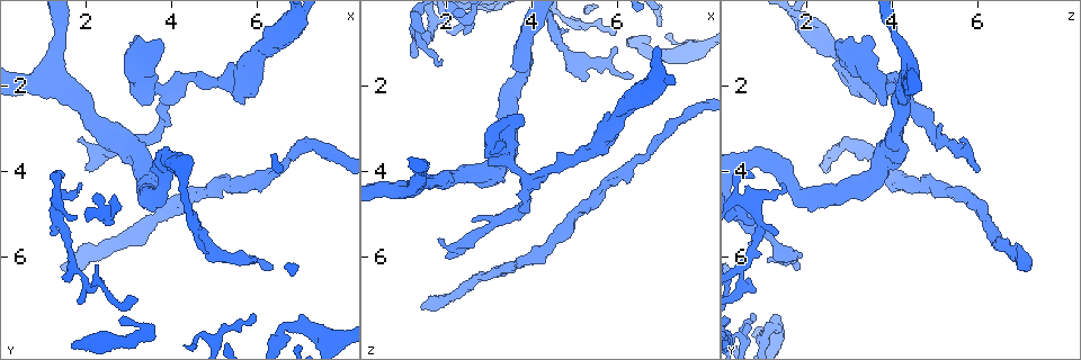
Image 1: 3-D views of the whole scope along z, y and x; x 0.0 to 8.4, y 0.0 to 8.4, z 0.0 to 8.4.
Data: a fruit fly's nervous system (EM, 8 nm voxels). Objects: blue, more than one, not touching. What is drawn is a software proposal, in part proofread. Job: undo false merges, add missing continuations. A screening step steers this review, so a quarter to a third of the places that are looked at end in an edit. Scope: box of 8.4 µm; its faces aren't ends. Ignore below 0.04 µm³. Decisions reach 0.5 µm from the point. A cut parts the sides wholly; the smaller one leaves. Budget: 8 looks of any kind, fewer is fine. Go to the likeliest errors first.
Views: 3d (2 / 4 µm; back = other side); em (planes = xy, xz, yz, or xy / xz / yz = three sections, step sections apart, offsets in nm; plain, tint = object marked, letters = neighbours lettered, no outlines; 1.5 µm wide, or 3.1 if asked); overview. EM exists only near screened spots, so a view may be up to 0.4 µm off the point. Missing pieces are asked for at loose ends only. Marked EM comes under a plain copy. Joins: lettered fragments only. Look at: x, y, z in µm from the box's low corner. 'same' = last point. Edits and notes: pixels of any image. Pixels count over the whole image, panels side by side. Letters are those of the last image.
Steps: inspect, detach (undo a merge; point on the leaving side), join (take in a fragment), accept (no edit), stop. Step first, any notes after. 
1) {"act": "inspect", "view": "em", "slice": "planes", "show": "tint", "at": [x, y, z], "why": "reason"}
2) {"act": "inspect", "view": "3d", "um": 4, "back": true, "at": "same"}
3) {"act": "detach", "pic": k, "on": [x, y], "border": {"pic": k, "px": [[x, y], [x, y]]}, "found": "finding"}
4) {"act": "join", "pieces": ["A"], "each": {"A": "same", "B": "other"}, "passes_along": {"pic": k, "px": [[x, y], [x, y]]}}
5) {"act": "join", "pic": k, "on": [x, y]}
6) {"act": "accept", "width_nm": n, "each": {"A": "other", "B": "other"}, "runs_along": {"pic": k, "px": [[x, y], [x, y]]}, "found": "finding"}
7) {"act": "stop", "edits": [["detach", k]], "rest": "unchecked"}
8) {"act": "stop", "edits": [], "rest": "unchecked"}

{"act": "inspect", "view": "3d", "um": 2, "at": [2.05, 4.05, 5.90], "why": "free end"}

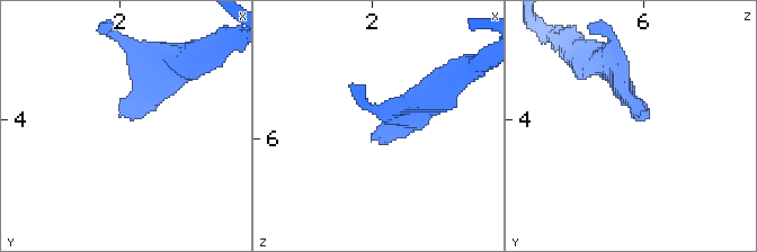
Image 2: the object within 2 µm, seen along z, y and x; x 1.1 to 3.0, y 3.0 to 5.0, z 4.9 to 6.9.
{"act": "inspect", "view": "em", "slice": "planes", "show": "letters", "at": [2.08, 4.02, 5.92]}

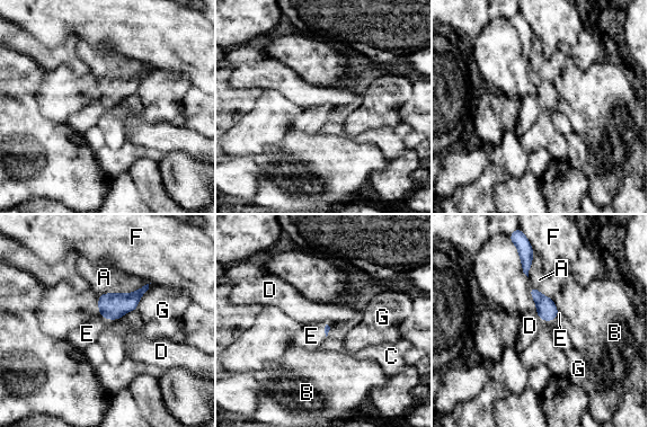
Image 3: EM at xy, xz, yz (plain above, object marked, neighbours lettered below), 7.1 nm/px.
{"act": "join", "pieces": ["E"], "each": {"A": "other", "B": "other", "C": "other", "D": "other", "E": "same", "F": "other", "G": "other"}, "passes_along": {"pic": 3, "px": [[546, 308], [551, 319], [543, 323]]}, "found": "the neuron continues"}

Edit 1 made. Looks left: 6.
{"act": "inspect", "view": "overview", "why": "redraw"}

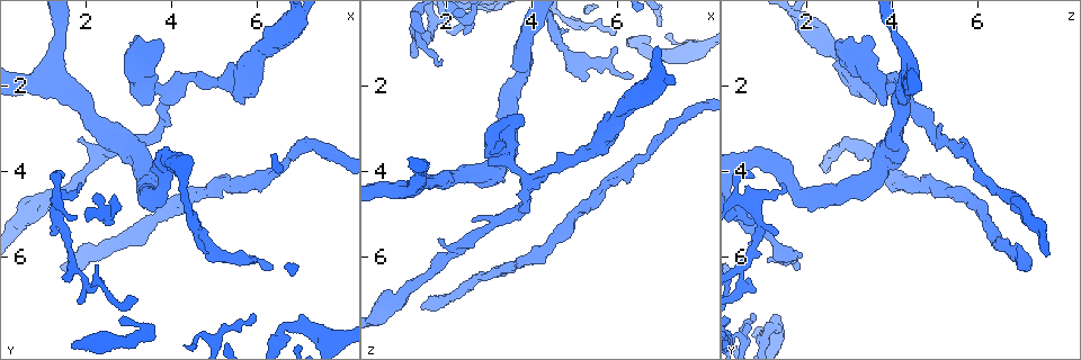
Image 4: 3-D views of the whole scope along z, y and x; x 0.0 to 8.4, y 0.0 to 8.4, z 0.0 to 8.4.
{"act": "inspect", "view": "3d", "um": 2, "at": [3.80, 1.10, 2.75], "why": "an open end"}

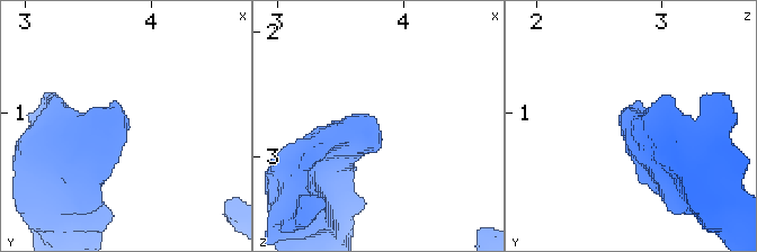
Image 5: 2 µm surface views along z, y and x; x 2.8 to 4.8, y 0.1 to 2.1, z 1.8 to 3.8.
{"act": "inspect", "view": "em", "slice": "xy", "step": 8, "show": "letters", "at": [3.80, 1.02, 2.76], "why": "shape alone is not enough"}

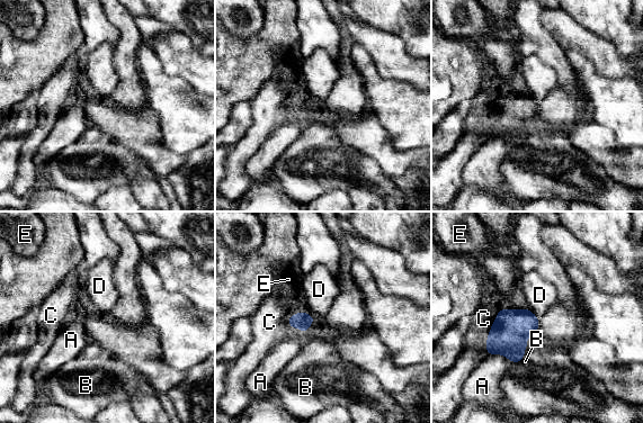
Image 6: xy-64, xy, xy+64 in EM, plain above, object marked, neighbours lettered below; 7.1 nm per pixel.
{"act": "inspect", "view": "em", "slice": "planes", "show": "letters", "at": "same", "why": "another direction"}

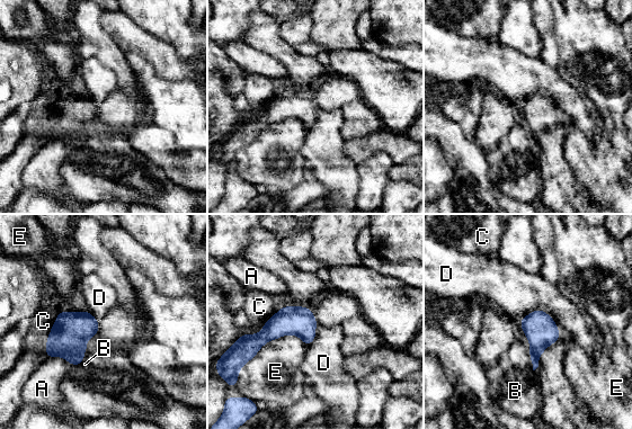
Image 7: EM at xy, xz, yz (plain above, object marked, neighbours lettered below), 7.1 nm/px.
{"act": "accept", "each": {"A": "other", "B": "other", "C": "other", "D": "other", "E": "other"}, "border": {"pic": 7, "px": [[518, 321], [542, 310], [558, 328]]}, "found": "none of them fits"}

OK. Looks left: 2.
{"act": "inspect", "view": "em", "slice": "xz", "step": 4, "show": "tint", "at": [6.80, 7.65, 1.20], "why": "sharp bend"}

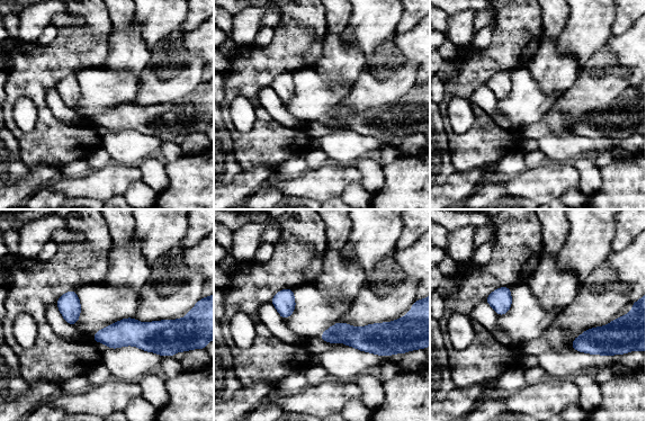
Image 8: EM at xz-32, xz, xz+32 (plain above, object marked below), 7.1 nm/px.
{"act": "inspect", "view": "em", "slice": "planes", "show": "letters", "at": "same", "why": "cut it another way"}

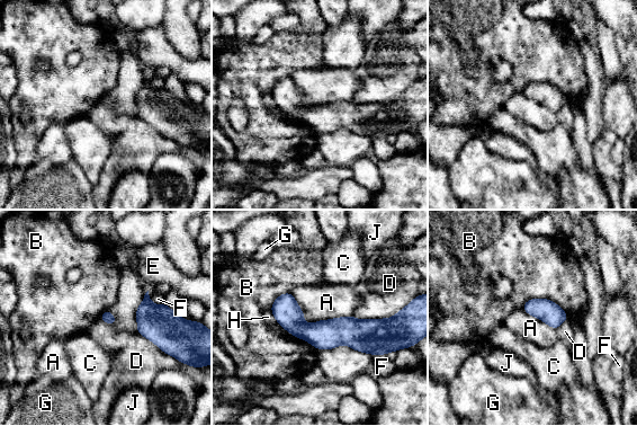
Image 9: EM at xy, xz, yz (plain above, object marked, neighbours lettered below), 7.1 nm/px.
{"act": "accept", "width_nm": 160, "each": {"A": "other", "B": "other", "C": "other", "D": "other", "E": "other", "F": "other", "G": "other", "H": "other", "J": "other"}, "border": {"pic": 9, "px": [[290, 293], [307, 324], [351, 316]]}, "found": "all the same neuron"}

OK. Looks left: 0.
{"act": "stop", "edits": [["join", 3]], "rest": "unchecked"}

